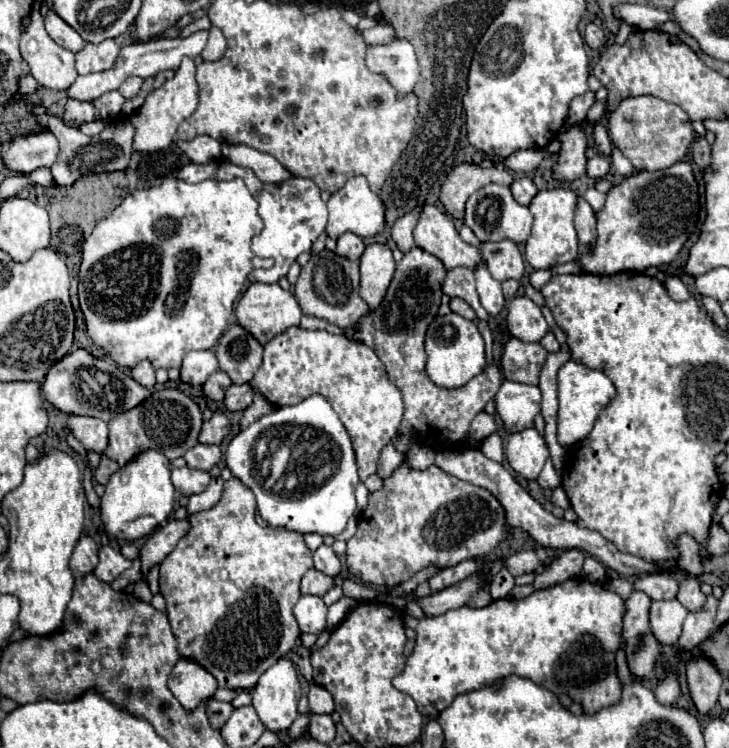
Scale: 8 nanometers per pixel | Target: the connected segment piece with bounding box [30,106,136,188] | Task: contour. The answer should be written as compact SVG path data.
M36 106L30 110L30 116L34 120L38 120L40 124L48 126L58 142L60 142L60 152L58 152L58 158L56 162L52 164L52 178L54 178L54 184L64 188L64 186L72 186L80 176L86 176L86 174L96 174L96 172L114 172L114 170L126 170L128 162L130 162L130 156L132 156L132 142L134 142L134 134L136 134L136 128L132 126L132 122L128 118L118 118L118 120L112 120L98 136L86 136L82 134L80 130L76 128L70 128L62 122L62 118L50 114L44 106Z

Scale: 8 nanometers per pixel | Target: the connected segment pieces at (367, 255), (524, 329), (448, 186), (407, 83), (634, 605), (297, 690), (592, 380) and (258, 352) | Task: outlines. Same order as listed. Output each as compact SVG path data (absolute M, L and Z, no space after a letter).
M368 244L360 258L360 296L376 310L390 286L392 274L396 270L392 252L386 244Z
M528 296L512 298L506 314L506 324L510 336L522 342L538 342L548 332L548 324L540 312L540 306L534 304Z
M460 164L456 166L444 180L440 200L454 218L460 220L460 212L464 208L464 202L468 196L486 184L502 184L510 186L514 182L512 174L504 168L478 168L476 164Z
M394 40L386 46L368 46L366 66L370 72L384 74L396 86L400 96L414 90L420 74L414 48L406 40Z
M632 592L626 600L626 614L624 614L624 652L626 662L638 680L652 680L656 660L660 658L660 642L654 638L650 624L648 624L648 610L650 598L644 592Z
M280 658L260 676L252 694L252 706L268 730L288 730L298 716L296 706L300 696L302 688L294 662Z
M566 362L560 370L558 370L558 442L560 446L566 450L570 448L572 444L584 440L598 414L604 410L604 406L614 398L616 394L616 388L614 384L610 382L610 378L598 370L590 370L582 364L576 364L576 362Z
M232 324L216 346L216 358L234 384L246 384L262 364L262 346L240 324Z

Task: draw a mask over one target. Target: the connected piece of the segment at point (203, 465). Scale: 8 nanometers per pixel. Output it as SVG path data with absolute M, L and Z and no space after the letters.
M196 444L184 454L186 462L190 468L198 470L210 470L218 460L220 460L220 446L206 446L206 444Z

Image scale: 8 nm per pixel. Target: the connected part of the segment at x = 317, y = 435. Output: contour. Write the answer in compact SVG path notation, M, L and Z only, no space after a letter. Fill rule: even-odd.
M312 394L294 406L280 406L274 412L252 422L248 428L240 430L240 434L234 436L232 442L228 444L226 464L232 470L232 474L254 492L260 504L260 516L270 526L282 526L300 534L316 532L320 536L338 536L346 528L346 522L356 514L354 490L360 480L356 472L356 456L354 456L352 440L344 424L340 422L336 410L332 408L332 404L320 394ZM272 438L274 440L280 438L280 442L288 444L292 448L292 456L290 456L290 462L282 480L274 488L264 488L264 480L268 478L268 472L264 470L264 448Z

